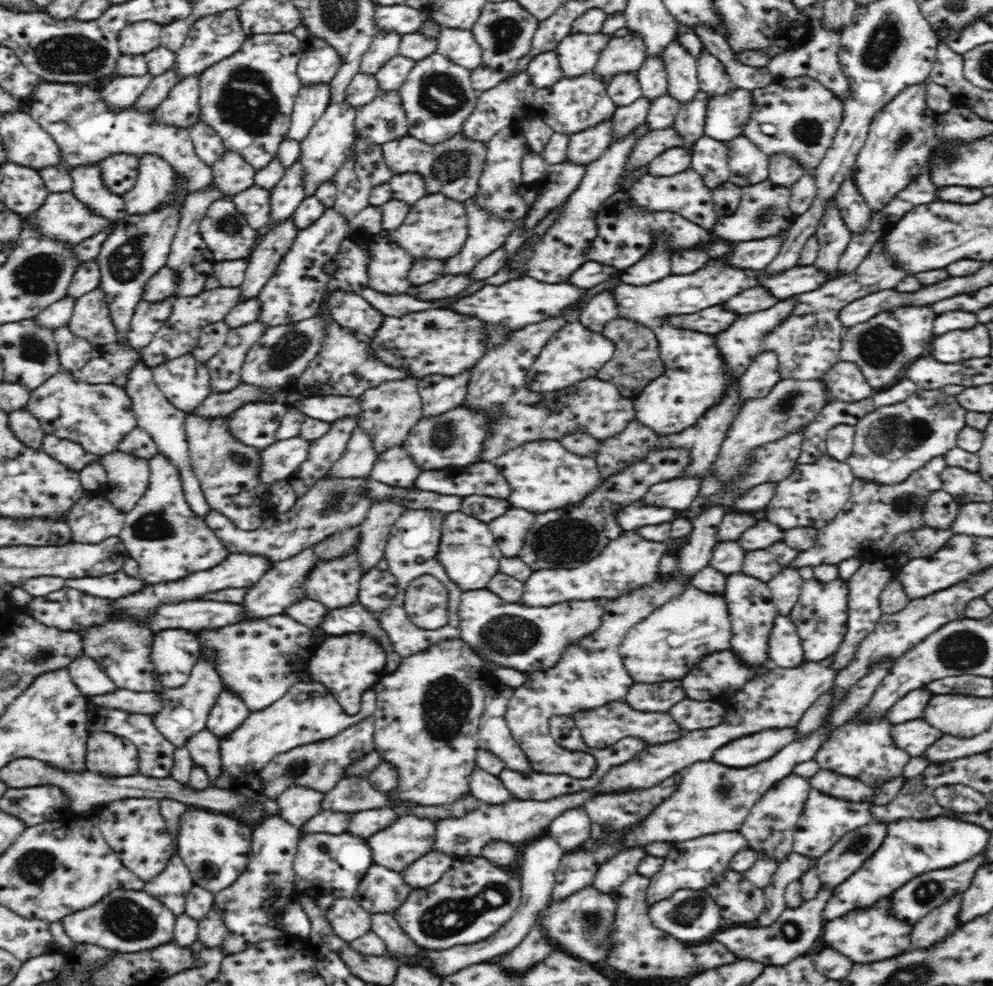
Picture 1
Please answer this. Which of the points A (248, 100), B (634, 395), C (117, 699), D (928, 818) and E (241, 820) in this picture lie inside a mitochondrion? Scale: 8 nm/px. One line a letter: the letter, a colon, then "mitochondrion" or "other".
A: mitochondrion
B: other
C: other
D: other
E: other

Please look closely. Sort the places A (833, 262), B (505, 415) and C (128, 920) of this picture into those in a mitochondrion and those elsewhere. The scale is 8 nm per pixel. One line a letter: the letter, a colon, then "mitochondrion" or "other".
A: other
B: mitochondrion
C: mitochondrion

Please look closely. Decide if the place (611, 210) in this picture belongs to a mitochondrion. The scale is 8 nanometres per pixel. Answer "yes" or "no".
no

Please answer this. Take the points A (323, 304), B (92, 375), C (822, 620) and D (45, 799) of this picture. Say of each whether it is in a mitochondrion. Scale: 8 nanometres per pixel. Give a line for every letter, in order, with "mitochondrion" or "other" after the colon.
A: other
B: other
C: mitochondrion
D: other

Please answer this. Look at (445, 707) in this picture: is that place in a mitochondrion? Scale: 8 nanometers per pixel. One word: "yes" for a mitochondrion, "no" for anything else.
yes

